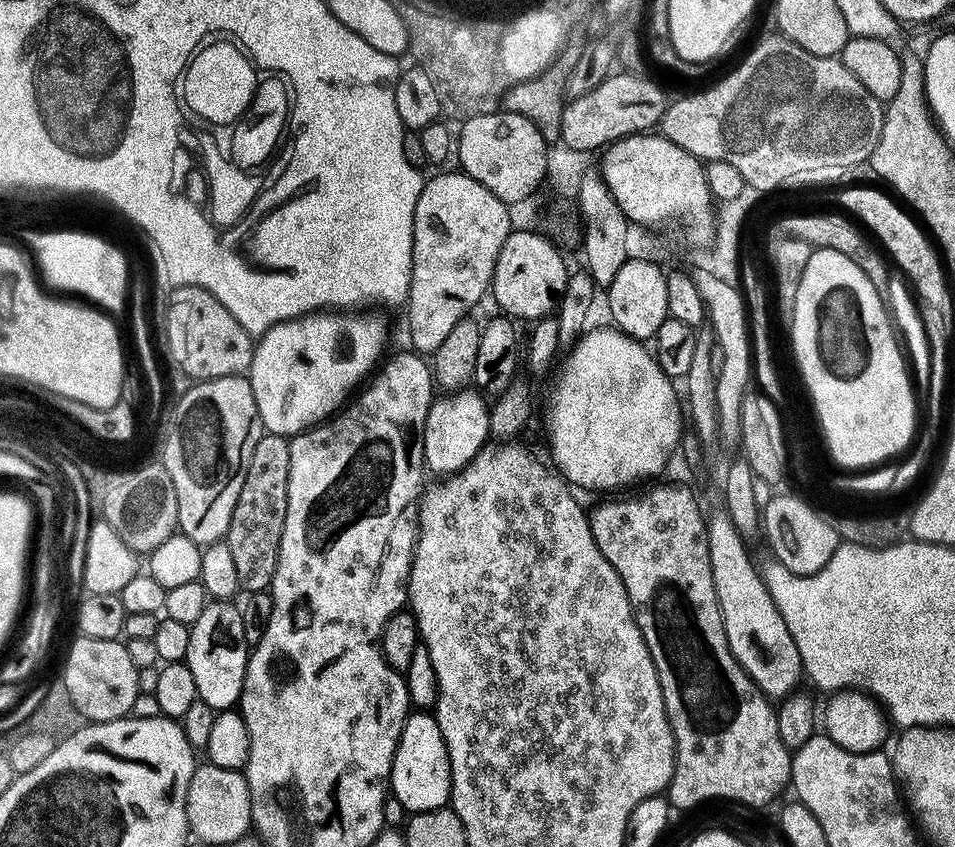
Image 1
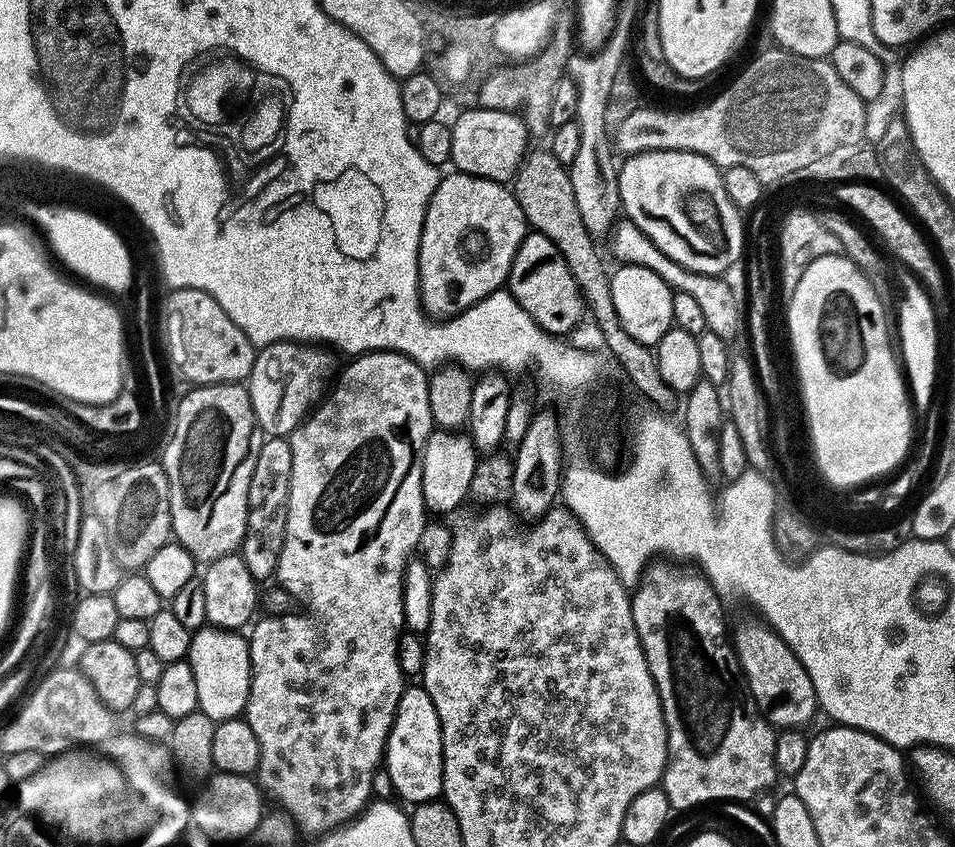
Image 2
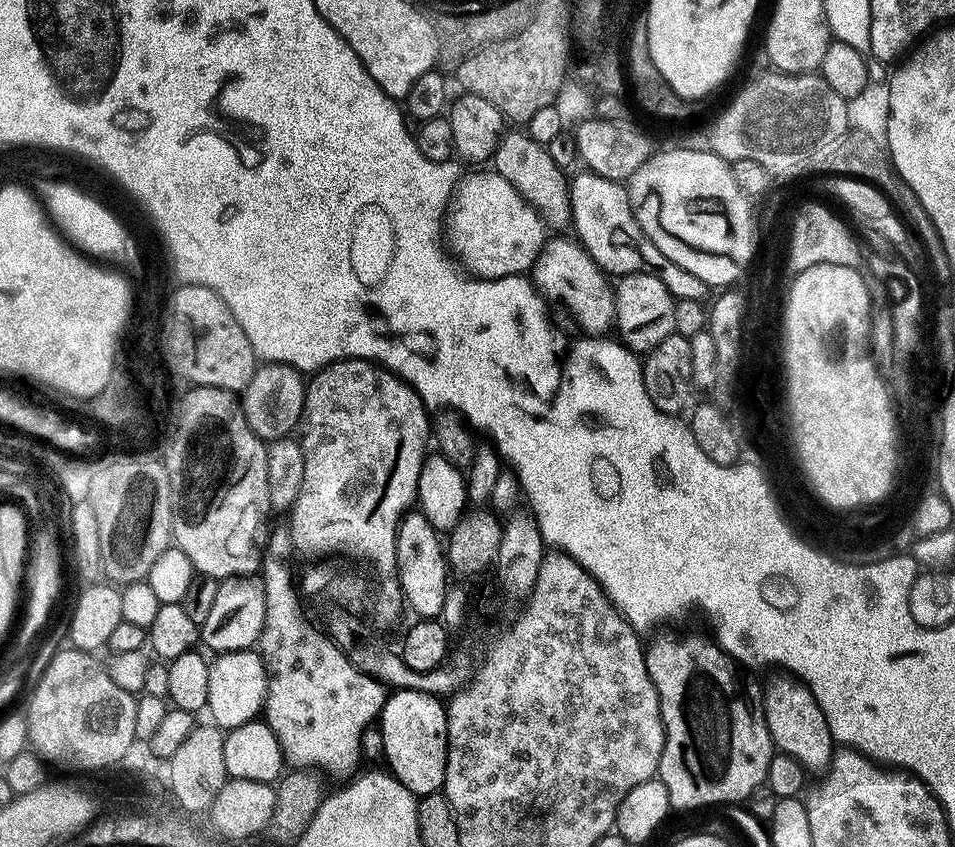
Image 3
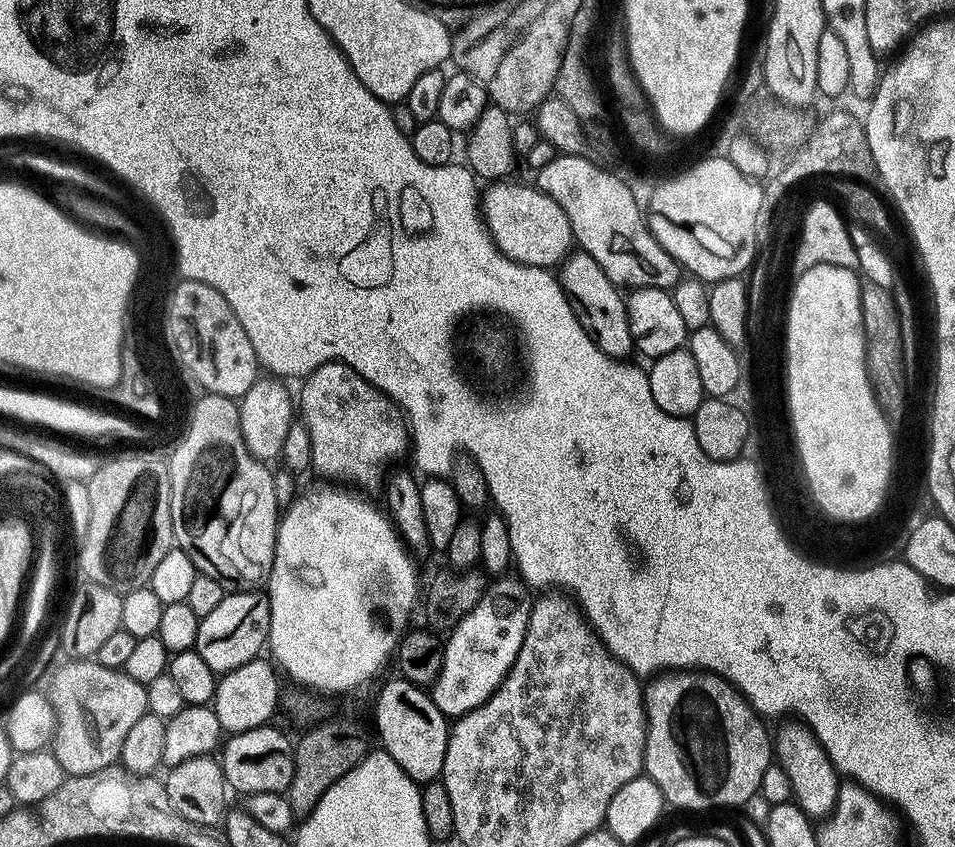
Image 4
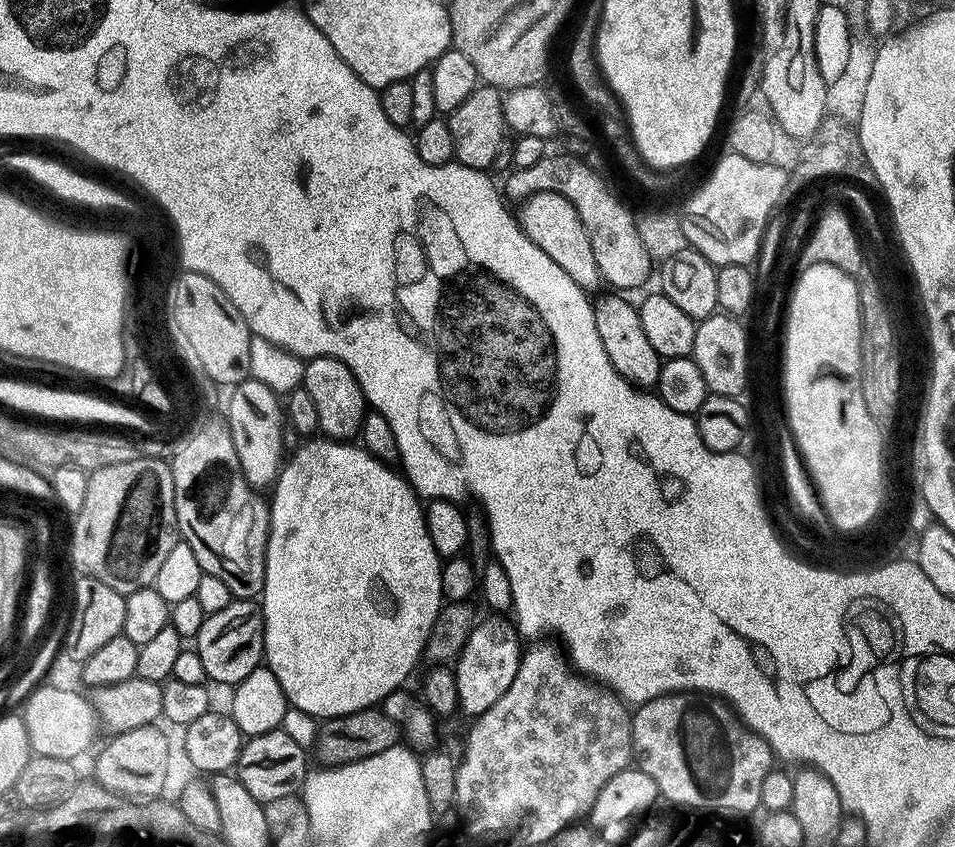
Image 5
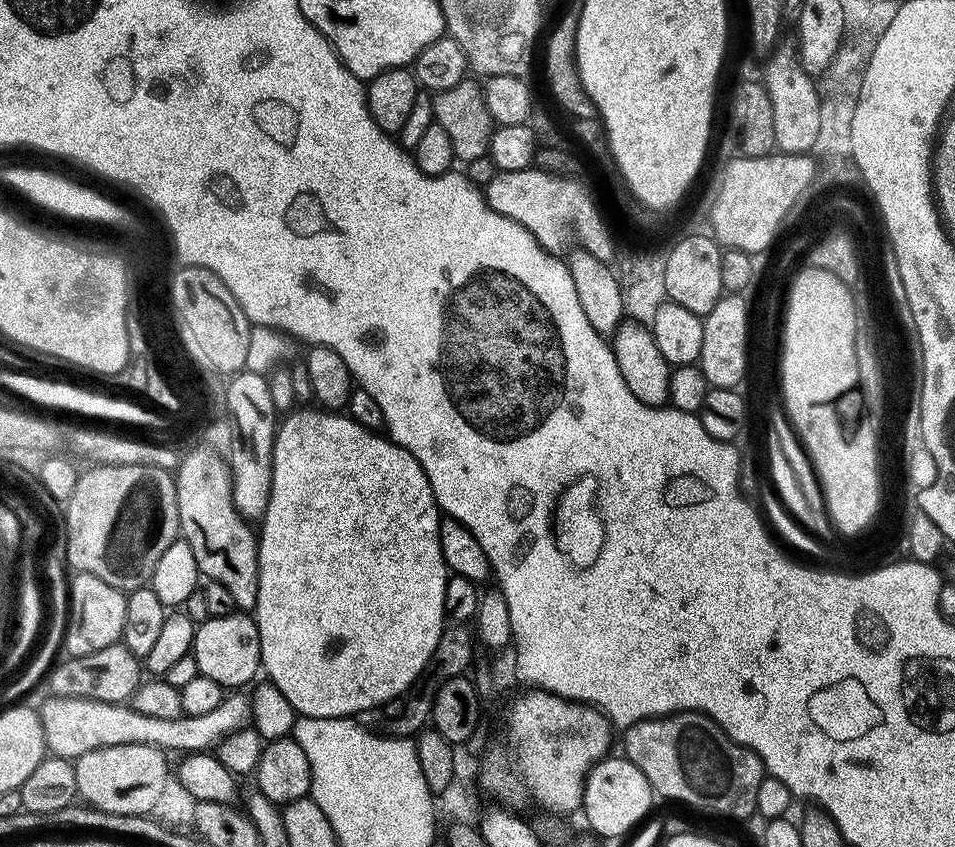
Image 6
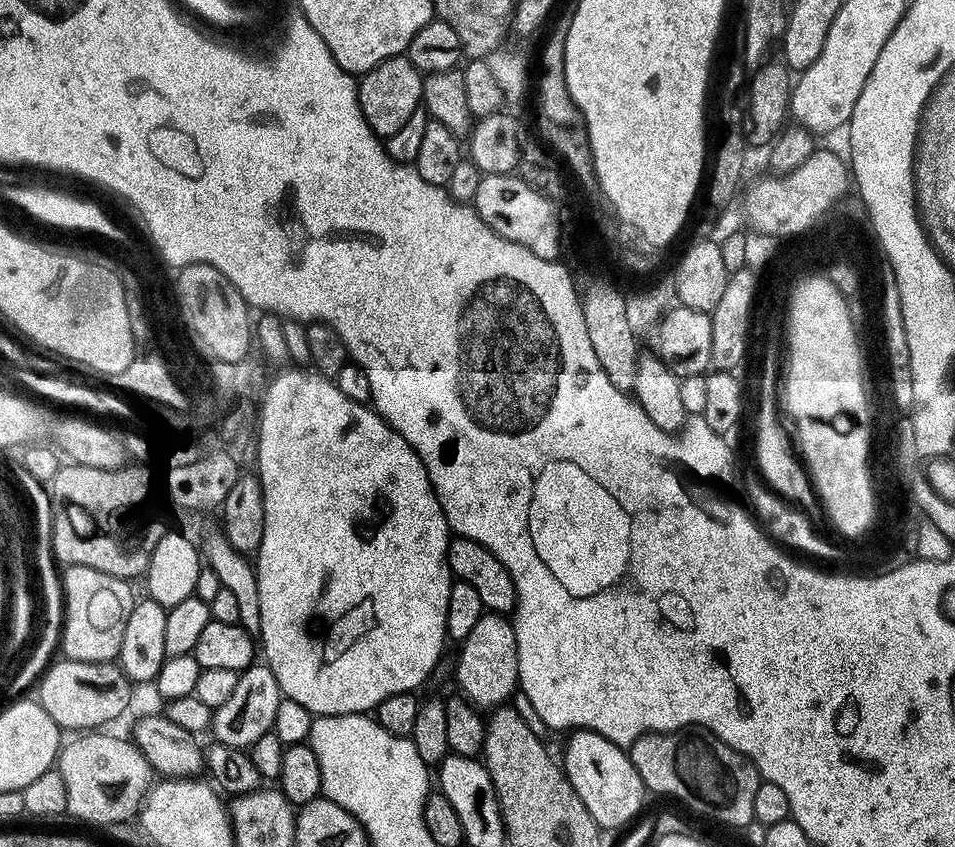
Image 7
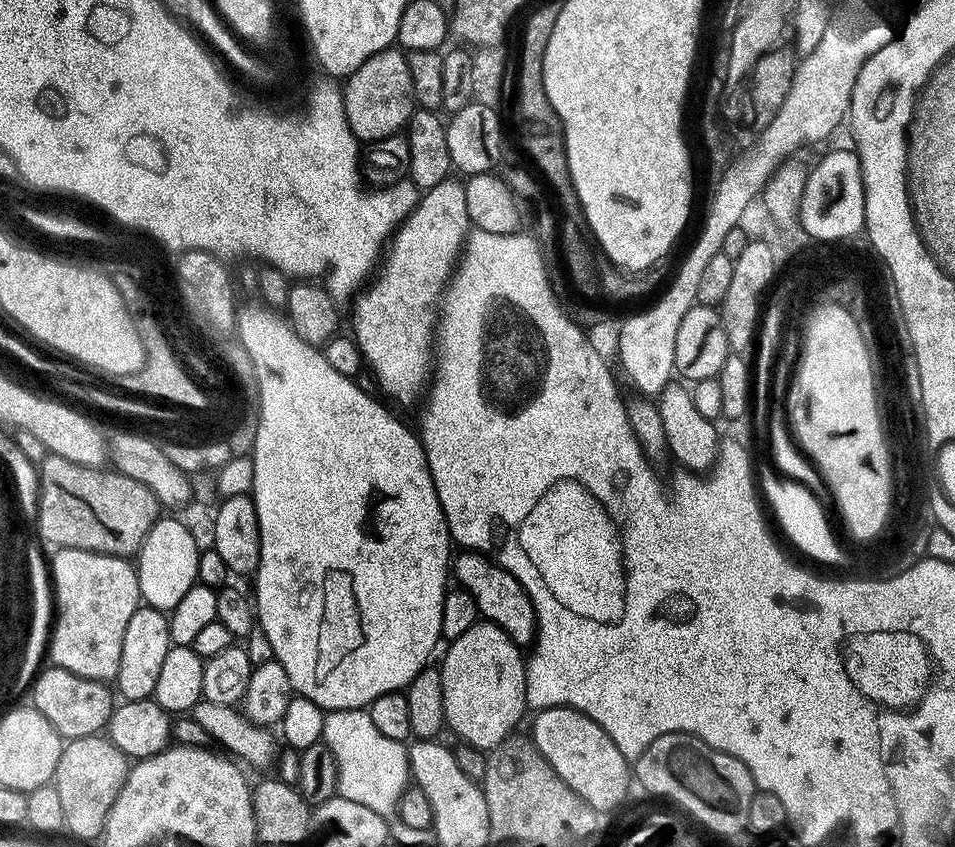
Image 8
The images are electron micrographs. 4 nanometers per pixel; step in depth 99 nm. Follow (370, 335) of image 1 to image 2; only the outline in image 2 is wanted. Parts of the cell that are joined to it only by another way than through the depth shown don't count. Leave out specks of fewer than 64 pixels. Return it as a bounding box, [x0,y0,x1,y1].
[246,342,334,437]

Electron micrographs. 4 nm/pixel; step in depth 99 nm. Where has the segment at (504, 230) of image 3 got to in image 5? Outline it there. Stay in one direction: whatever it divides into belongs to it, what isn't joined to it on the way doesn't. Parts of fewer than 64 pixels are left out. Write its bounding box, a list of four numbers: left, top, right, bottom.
[518,192,602,294]

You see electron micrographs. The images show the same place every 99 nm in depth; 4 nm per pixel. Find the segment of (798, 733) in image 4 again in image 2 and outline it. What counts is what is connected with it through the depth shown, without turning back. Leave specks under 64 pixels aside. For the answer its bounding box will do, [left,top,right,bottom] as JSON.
[734,619,818,730]

